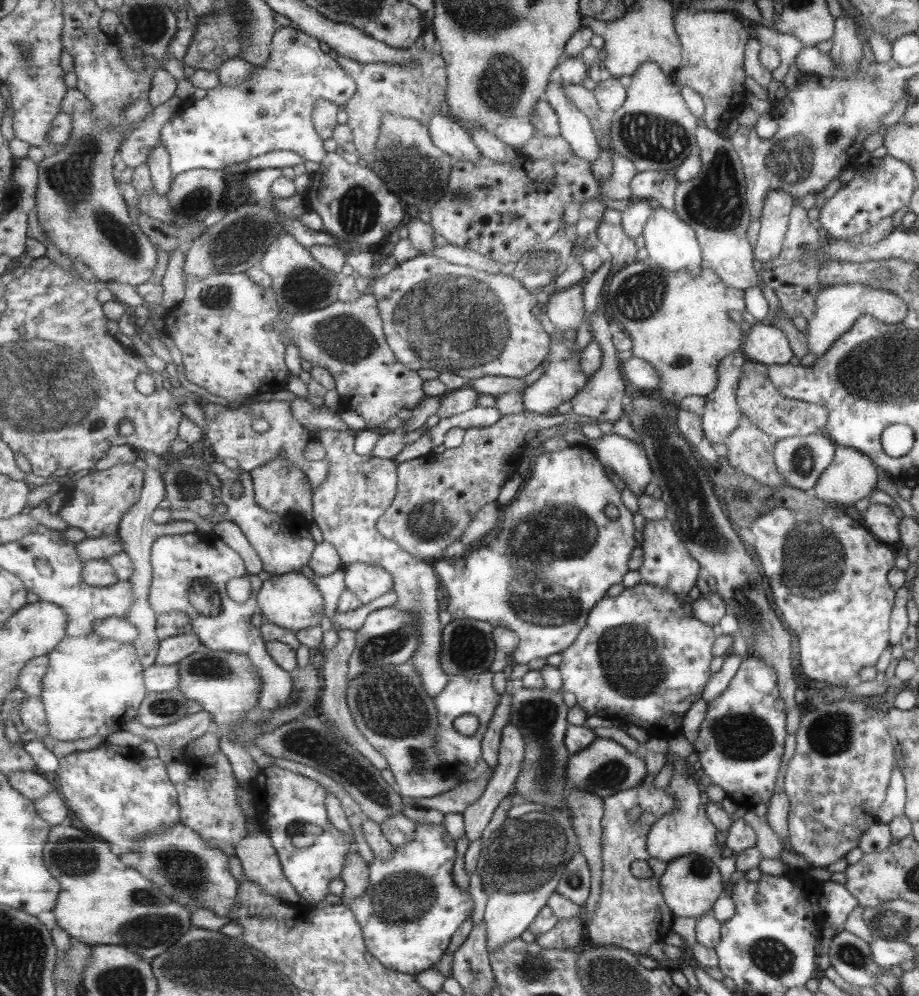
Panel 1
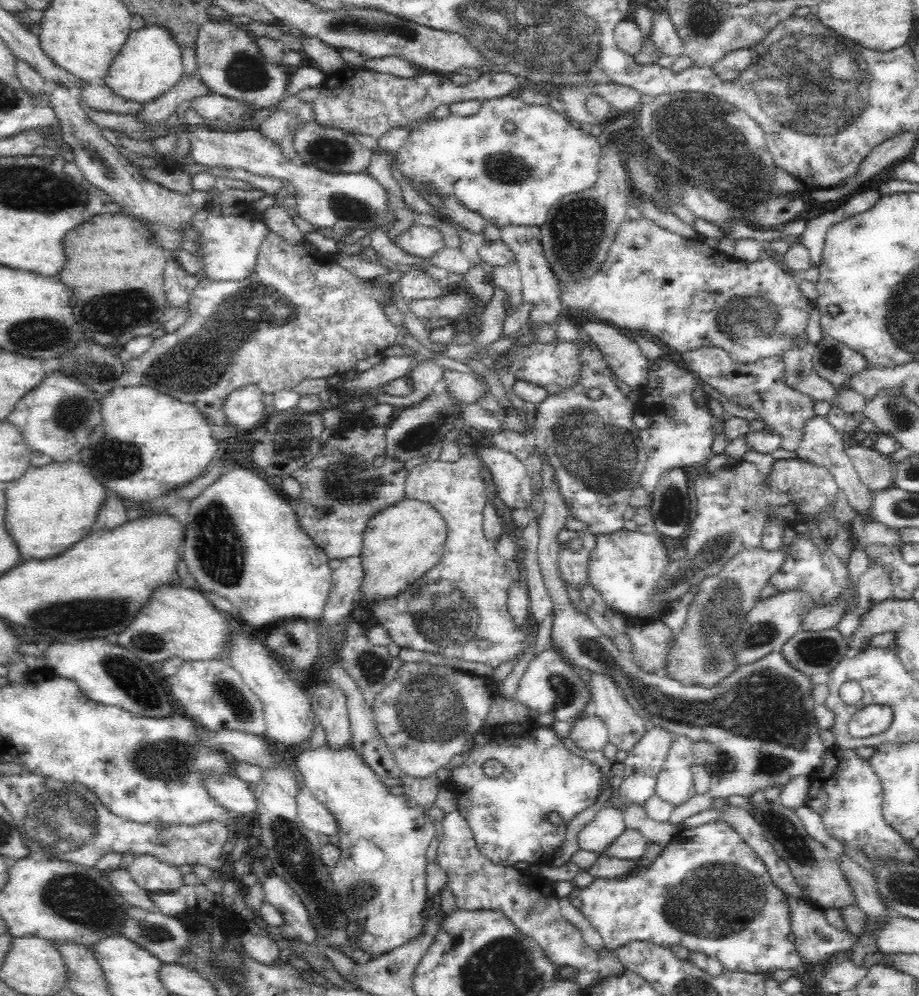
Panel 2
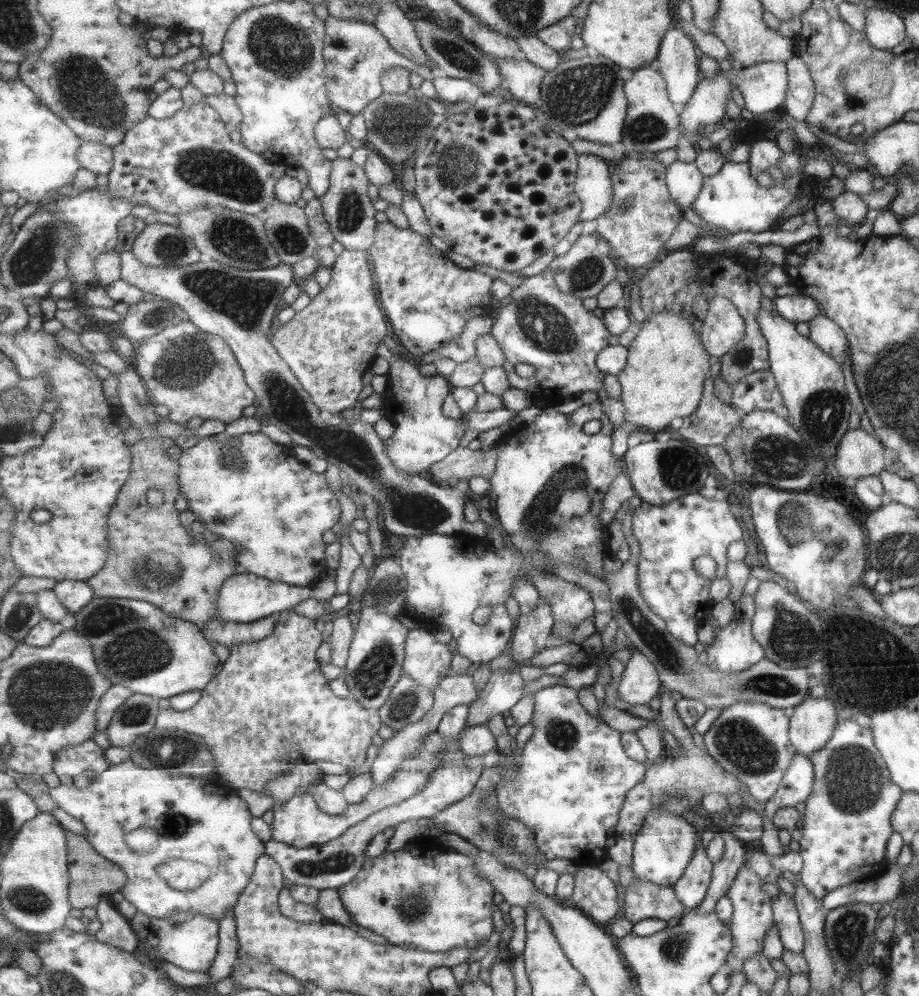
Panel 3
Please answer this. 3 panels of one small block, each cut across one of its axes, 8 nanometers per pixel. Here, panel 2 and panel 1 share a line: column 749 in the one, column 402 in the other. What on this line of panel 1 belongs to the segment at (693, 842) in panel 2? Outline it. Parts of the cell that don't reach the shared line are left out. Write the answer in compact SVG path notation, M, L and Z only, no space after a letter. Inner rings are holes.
M417 821L415 839L395 846L389 859L376 857L369 867L369 887L361 897L343 898L364 929L369 952L386 968L417 975L443 959L461 924L475 912L471 892L457 886L453 868L457 841L448 828Z

